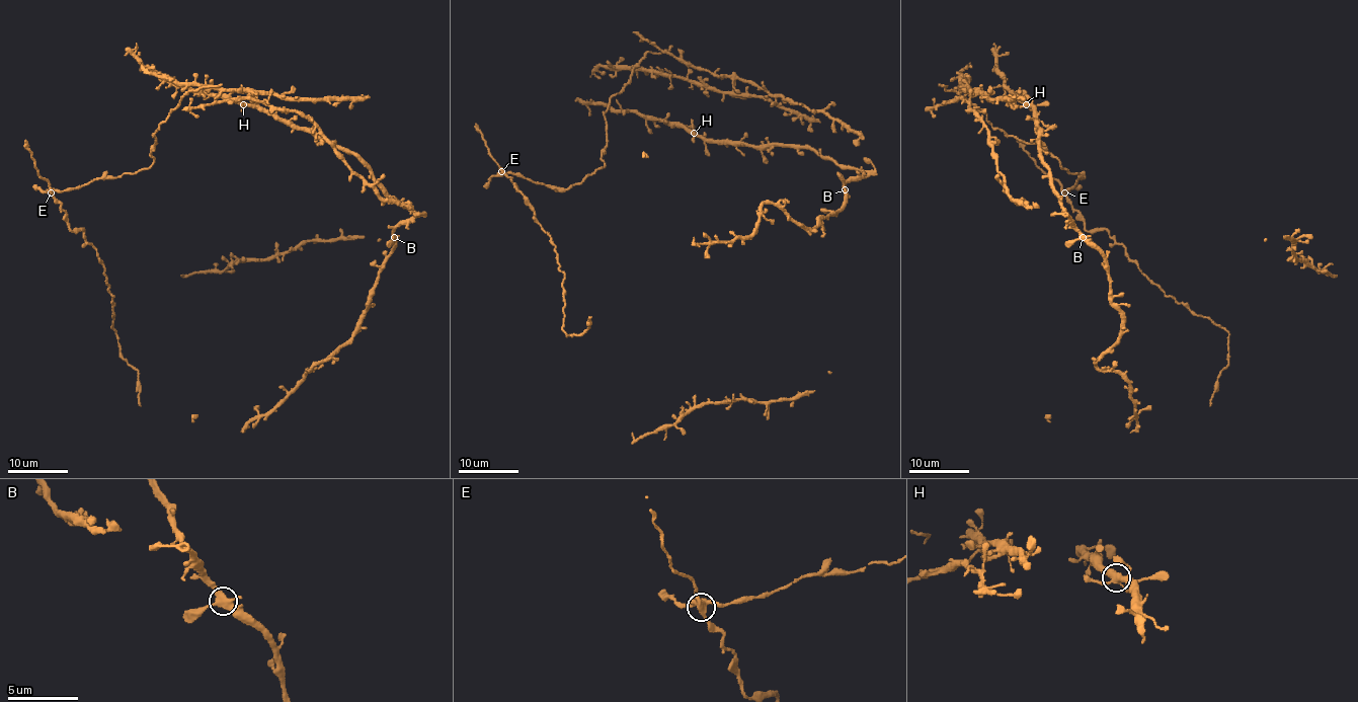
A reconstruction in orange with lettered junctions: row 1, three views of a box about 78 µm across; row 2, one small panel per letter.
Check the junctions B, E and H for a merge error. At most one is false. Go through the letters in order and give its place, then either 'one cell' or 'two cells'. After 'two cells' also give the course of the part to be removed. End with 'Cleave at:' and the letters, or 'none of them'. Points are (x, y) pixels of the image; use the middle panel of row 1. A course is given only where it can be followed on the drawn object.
B: place (845, 189); one cell
E: place (501, 171); two cells; course (501, 171), (510, 177), (554, 243), (563, 274), (562, 328), (568, 336), (581, 334), (590, 316)
H: place (694, 133); one cell
Cleave at: E

